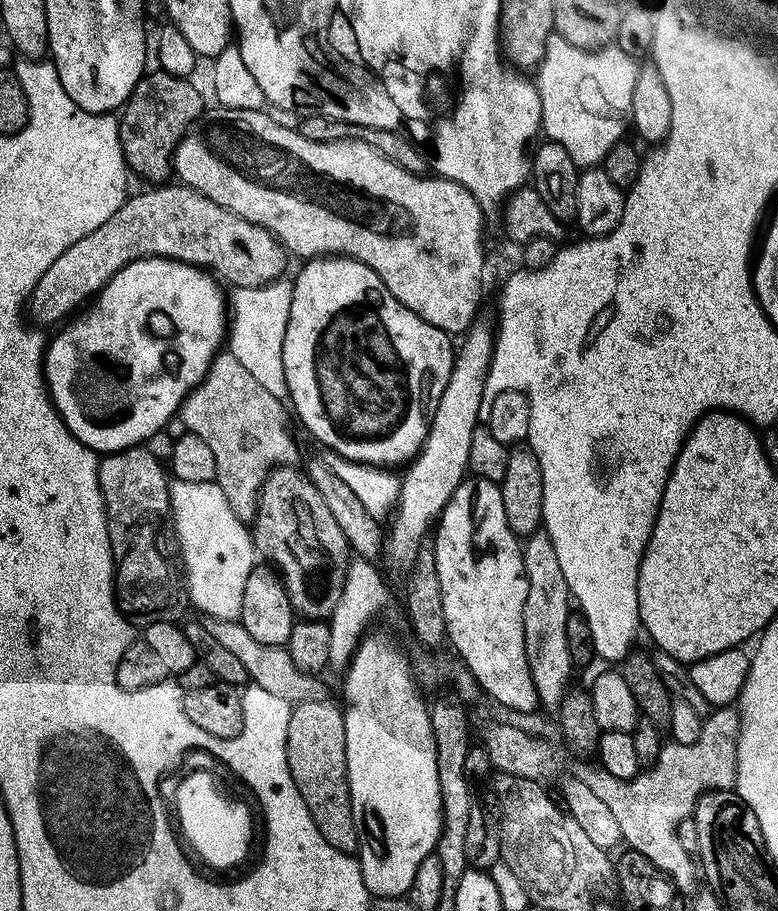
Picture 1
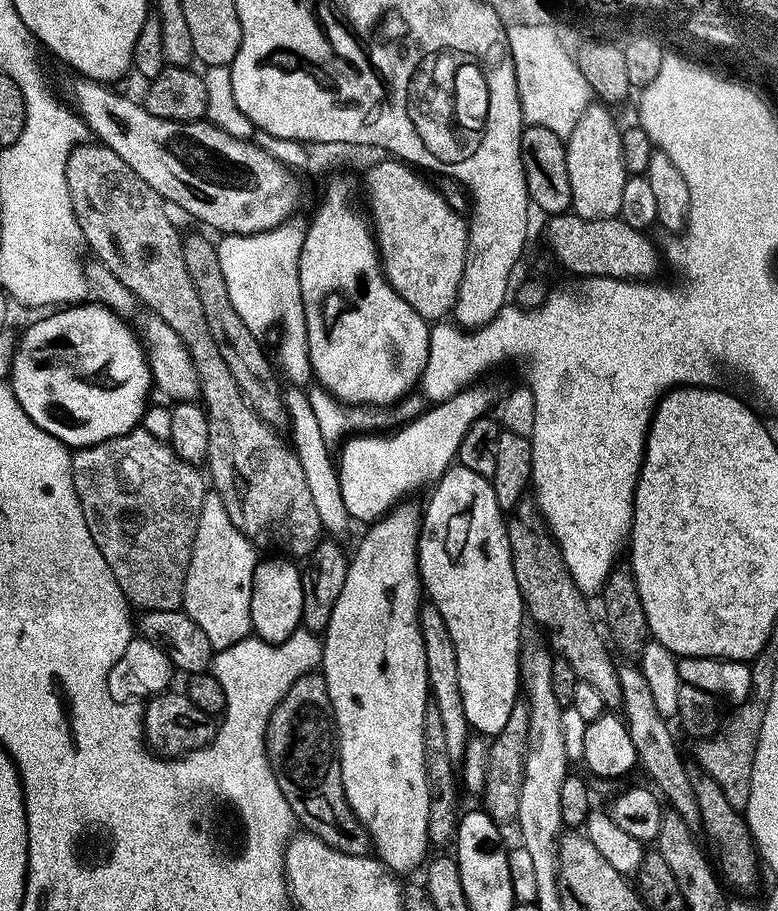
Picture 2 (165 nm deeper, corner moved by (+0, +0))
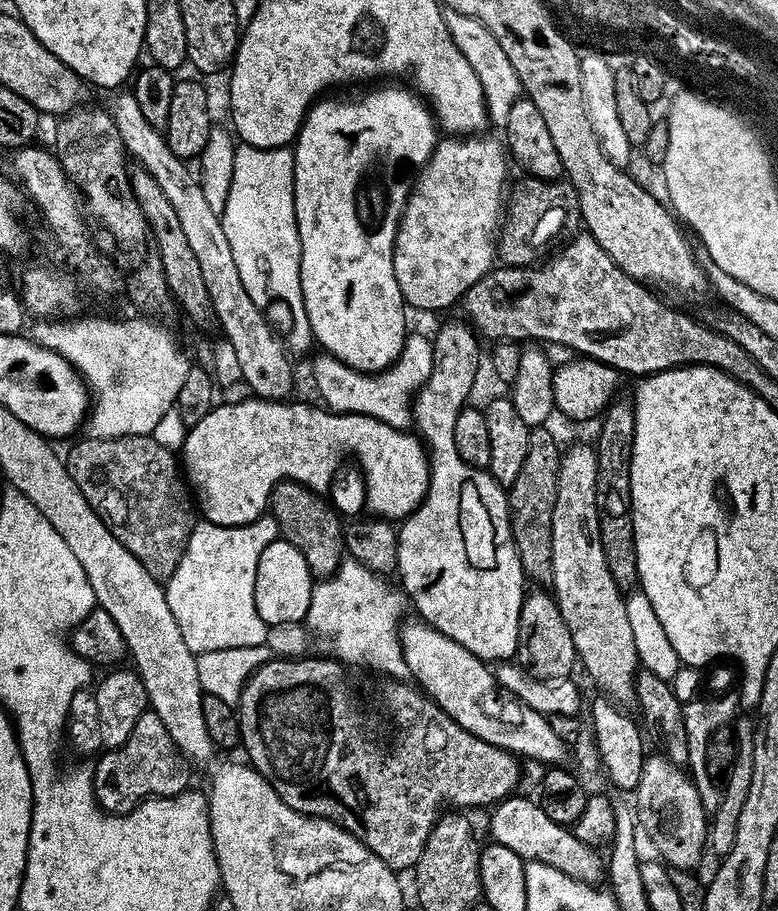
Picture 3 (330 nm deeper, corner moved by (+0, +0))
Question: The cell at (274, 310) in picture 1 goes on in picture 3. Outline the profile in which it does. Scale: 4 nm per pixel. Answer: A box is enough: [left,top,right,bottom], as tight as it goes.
[220,143,314,353]

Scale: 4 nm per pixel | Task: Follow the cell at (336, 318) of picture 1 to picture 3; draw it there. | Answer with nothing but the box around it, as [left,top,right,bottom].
[292,86,438,373]

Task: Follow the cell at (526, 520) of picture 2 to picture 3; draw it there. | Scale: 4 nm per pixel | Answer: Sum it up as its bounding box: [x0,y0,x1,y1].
[507,426,562,585]

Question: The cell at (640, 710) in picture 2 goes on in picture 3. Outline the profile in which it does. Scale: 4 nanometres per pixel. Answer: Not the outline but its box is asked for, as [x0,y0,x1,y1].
[552,444,640,706]

